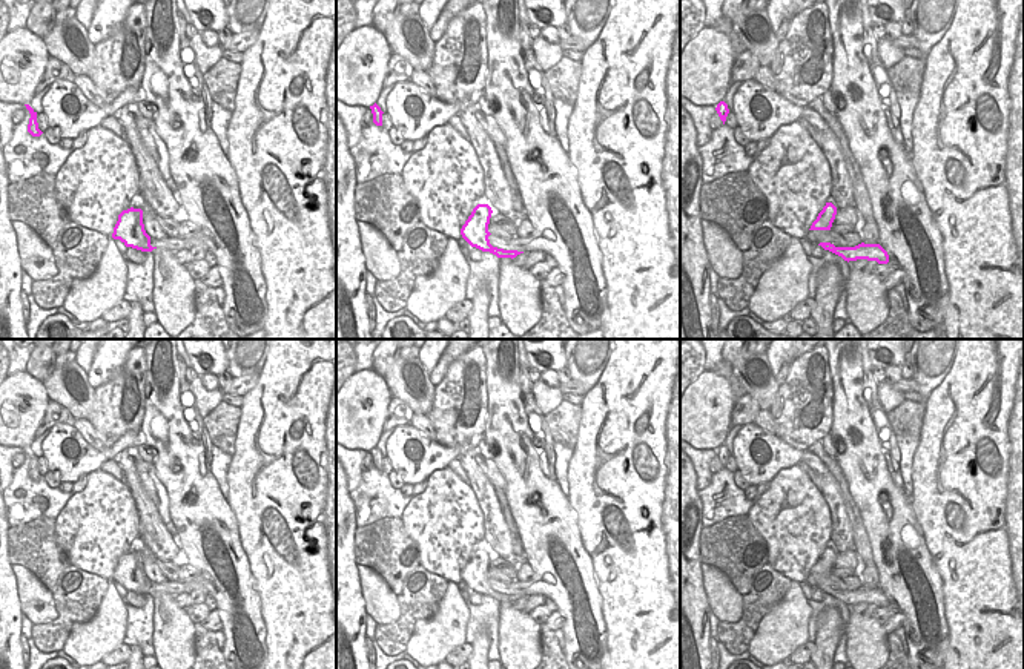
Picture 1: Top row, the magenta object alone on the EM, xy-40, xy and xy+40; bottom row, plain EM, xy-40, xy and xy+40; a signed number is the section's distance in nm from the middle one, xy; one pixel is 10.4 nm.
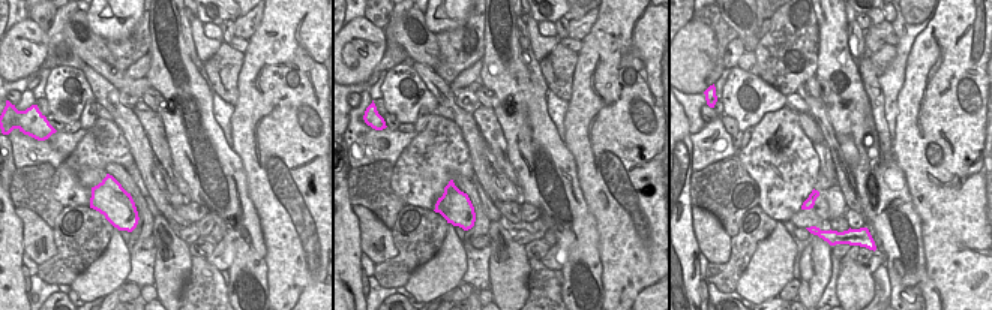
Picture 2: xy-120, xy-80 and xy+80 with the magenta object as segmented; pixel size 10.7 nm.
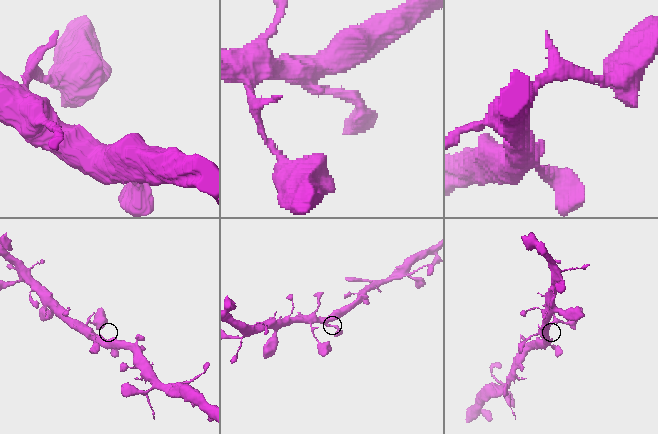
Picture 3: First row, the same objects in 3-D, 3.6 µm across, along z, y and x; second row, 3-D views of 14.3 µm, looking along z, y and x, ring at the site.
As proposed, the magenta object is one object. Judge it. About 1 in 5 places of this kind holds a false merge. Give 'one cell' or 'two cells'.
one cell

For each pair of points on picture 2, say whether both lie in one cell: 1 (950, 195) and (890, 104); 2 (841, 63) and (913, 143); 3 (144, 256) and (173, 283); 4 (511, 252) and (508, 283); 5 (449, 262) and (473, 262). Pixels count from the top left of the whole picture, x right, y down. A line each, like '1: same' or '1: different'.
1: different
2: different
3: different
4: same
5: different

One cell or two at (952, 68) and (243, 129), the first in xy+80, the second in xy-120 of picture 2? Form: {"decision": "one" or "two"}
{"decision": "one"}

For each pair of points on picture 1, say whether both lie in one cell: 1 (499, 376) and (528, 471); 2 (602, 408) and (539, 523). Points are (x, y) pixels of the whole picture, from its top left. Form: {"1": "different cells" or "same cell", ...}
{"1": "same cell", "2": "different cells"}

